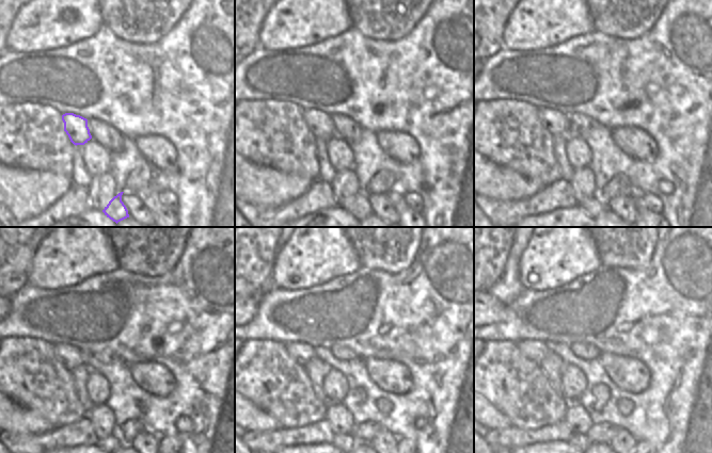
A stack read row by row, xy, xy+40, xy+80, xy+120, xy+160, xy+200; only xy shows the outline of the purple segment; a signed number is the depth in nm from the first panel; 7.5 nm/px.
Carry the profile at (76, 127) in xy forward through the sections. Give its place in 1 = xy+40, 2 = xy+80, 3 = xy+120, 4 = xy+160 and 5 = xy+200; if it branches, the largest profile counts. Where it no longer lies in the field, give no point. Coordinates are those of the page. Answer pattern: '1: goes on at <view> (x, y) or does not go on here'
1: goes on at xy+40 (319, 124)
2: goes on at xy+80 (556, 123)
3: goes on at xy+120 (70, 356)
4: goes on at xy+160 (300, 353)
5: goes on at xy+200 (534, 350)

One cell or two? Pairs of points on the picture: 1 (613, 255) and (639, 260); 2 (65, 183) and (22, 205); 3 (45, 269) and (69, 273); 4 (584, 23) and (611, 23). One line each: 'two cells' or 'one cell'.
1: one cell
2: one cell
3: one cell
4: two cells

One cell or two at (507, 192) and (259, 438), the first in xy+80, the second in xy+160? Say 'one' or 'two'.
two

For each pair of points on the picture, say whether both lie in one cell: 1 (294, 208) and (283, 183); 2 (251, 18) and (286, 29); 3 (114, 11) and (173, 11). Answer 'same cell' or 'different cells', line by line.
1: different cells
2: different cells
3: same cell

